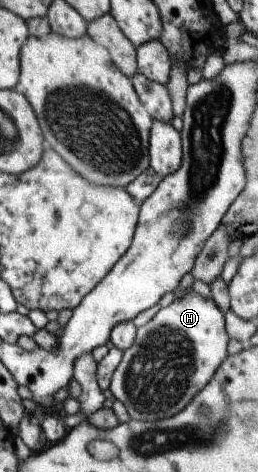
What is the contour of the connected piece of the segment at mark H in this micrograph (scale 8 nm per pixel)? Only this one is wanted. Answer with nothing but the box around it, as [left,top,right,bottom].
[108,289,229,421]

